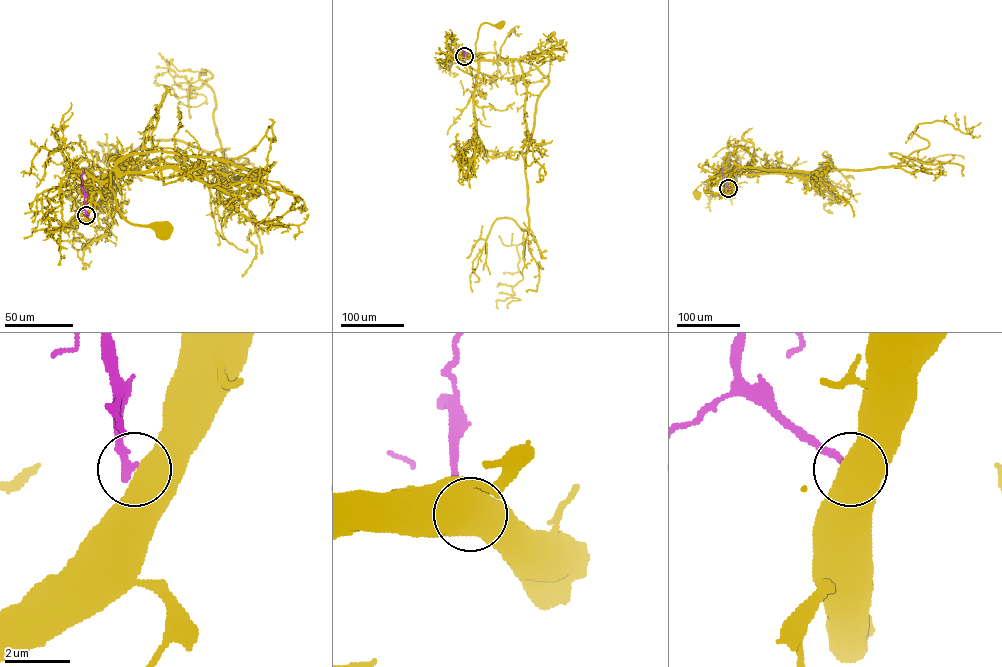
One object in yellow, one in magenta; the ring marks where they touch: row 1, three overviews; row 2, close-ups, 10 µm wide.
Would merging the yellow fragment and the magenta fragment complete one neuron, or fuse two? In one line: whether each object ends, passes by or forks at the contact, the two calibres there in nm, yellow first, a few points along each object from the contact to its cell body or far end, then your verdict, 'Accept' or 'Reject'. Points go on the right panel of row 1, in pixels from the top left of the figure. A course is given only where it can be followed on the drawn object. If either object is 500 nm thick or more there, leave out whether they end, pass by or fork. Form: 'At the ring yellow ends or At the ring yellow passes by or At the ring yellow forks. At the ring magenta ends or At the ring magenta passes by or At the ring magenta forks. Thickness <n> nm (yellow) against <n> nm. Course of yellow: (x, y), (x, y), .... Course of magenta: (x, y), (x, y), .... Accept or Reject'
Thickness 750 nm (yellow) against 260 nm. Course of yellow: (728, 188), (733, 171), (725, 167), (699, 186), (695, 191), (698, 195). Course of magenta: (728, 188), (721, 173), (723, 167). Reject

